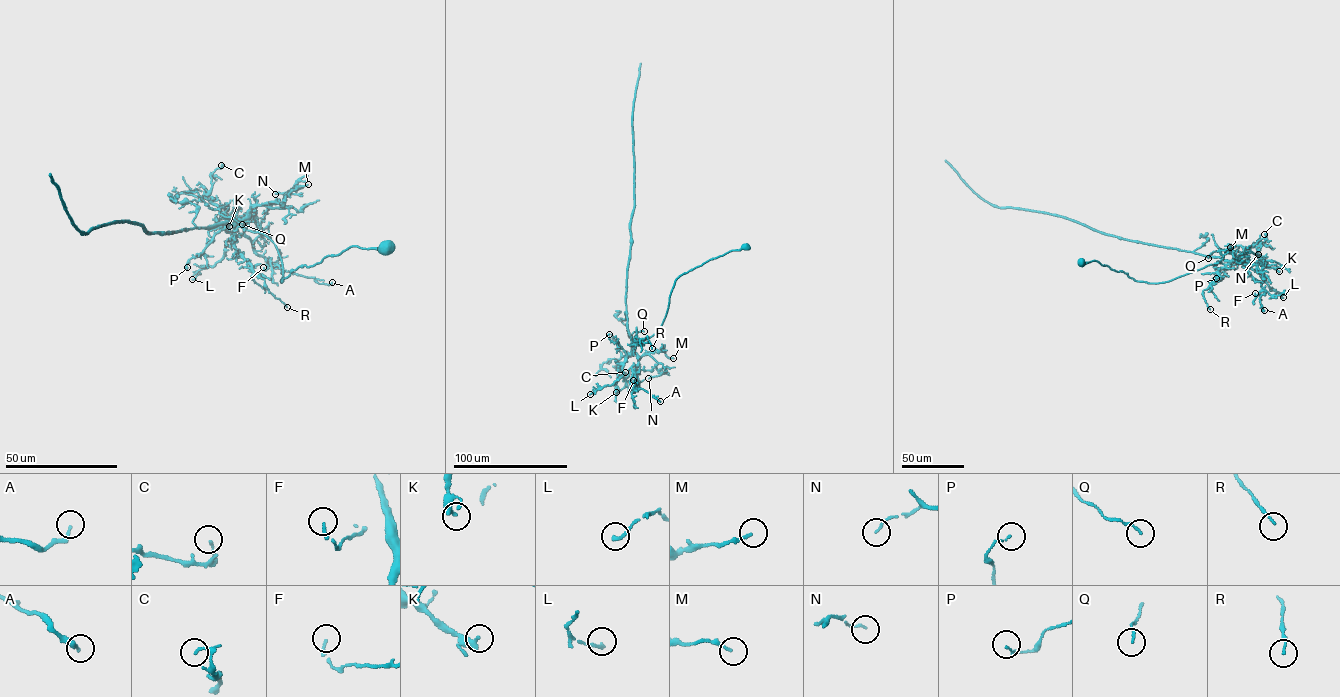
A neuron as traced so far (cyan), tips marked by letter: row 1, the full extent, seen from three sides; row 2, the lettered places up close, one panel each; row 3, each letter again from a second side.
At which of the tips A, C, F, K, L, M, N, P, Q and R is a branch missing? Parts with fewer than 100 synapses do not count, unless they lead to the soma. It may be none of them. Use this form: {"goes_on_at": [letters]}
{"goes_on_at": []}

